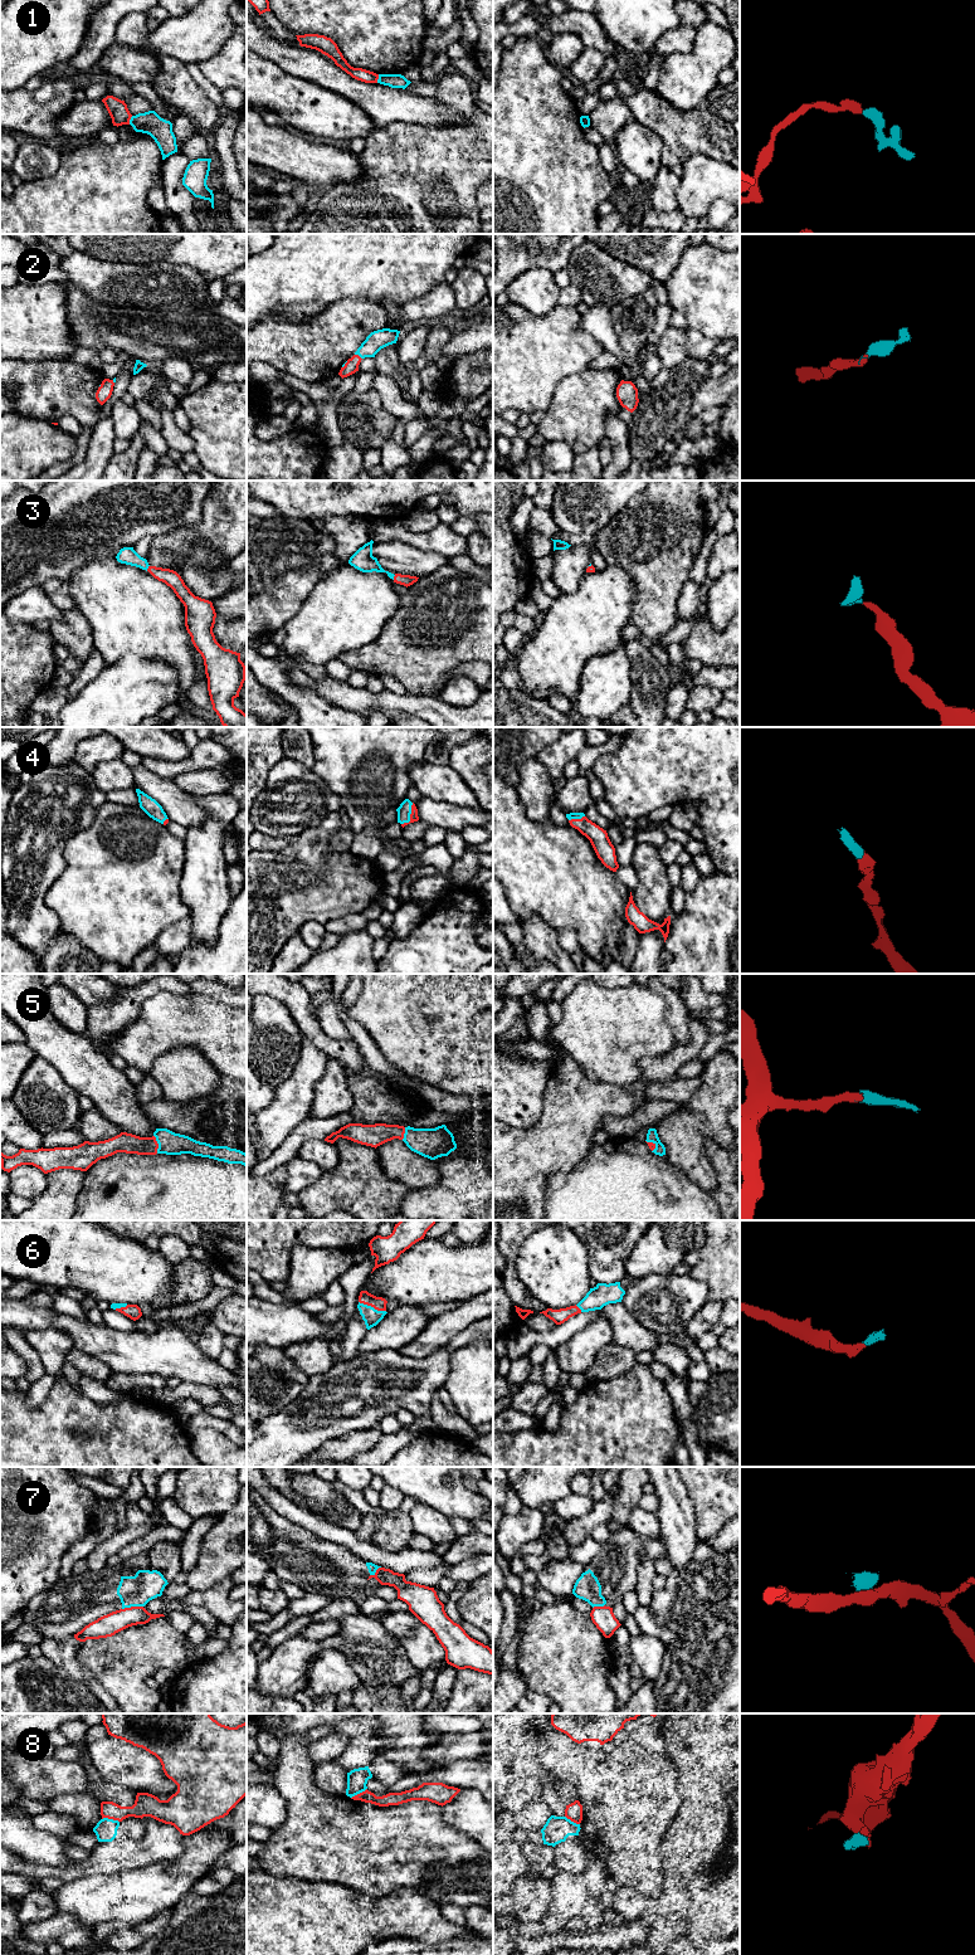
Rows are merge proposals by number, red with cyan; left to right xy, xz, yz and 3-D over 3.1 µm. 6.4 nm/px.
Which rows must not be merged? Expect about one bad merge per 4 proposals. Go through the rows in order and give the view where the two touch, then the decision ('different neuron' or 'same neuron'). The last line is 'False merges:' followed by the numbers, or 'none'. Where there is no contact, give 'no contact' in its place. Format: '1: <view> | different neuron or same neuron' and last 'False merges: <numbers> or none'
1: xy | different neuron
2: xz | same neuron
3: xy | same neuron
4: xz | same neuron
5: xy | same neuron
6: xz | same neuron
7: xy | different neuron
8: xy | different neuron
False merges: 1, 7, 8

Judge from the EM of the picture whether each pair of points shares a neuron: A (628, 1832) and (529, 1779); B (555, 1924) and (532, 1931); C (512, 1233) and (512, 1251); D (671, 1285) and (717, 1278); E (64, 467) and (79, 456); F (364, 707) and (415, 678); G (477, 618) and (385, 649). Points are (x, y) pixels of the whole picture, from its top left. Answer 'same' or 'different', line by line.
A: different
B: different
C: same
D: different
E: same
F: different
G: same

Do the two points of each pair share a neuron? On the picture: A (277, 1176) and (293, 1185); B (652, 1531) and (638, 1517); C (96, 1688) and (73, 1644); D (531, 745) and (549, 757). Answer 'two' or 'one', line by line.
A: two
B: one
C: one
D: two

